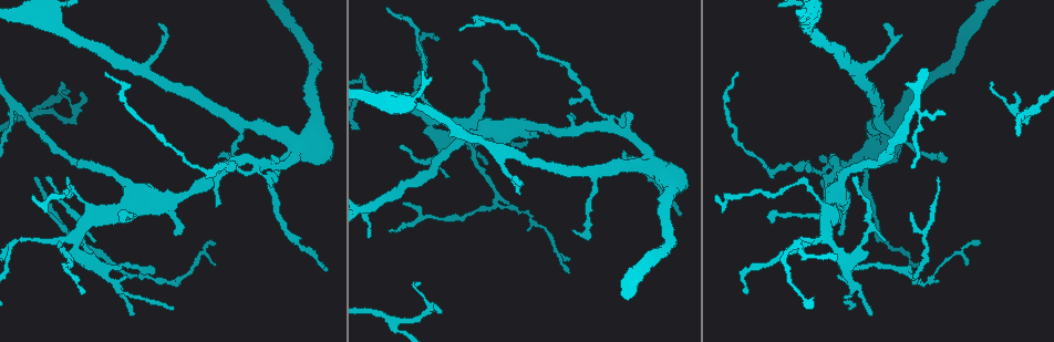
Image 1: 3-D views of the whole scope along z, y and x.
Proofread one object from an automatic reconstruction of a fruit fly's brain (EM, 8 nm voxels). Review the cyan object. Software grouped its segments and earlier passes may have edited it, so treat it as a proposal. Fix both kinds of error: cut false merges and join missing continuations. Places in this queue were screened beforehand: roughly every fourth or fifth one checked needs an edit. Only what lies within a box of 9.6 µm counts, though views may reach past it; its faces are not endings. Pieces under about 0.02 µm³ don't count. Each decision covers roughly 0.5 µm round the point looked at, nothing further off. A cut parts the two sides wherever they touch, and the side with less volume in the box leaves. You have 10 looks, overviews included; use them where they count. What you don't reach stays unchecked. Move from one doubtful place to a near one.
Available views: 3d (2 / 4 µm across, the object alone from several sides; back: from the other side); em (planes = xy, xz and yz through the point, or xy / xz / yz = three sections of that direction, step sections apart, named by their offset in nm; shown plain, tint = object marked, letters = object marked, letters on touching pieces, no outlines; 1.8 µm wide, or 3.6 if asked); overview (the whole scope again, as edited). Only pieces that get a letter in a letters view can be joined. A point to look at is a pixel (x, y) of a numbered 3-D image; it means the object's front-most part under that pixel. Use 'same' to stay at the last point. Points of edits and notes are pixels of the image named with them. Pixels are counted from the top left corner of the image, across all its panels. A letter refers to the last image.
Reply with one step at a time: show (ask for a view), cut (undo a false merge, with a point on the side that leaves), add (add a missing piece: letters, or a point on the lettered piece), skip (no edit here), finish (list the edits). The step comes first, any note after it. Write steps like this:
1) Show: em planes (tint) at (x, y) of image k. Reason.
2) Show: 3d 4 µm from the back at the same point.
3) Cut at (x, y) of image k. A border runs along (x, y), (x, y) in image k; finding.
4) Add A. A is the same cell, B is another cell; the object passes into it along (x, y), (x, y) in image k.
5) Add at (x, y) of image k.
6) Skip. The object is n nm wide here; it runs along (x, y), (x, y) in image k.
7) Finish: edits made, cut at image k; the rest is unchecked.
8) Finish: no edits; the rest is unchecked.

Show: em xy step 16 (letters) at (403, 202) of image 1. Thin end.

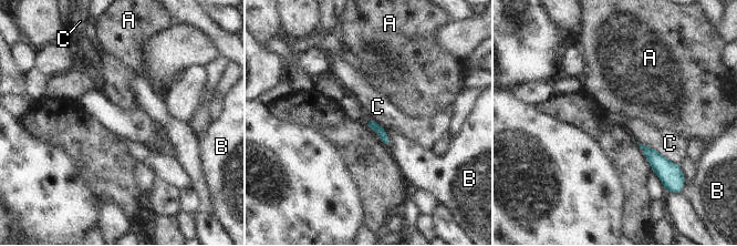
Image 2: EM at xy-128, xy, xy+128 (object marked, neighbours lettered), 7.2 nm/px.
Show: em planes (letters) at the same point.

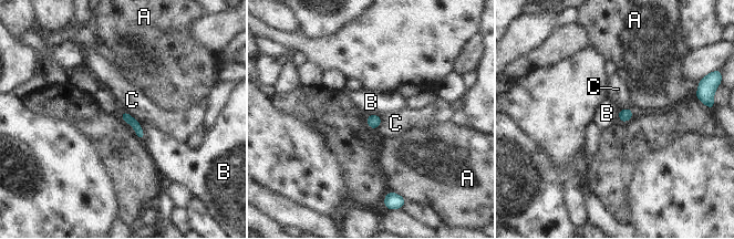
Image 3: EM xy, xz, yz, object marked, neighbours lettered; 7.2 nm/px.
Skip. A, B and C are other cells; a border runs along (135, 120), (140, 123), (143, 139) in image 3; no lettered piece goes on from it.

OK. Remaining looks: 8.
Show: 3d 4 µm at (649, 160) of image 1. Sudden change in width.

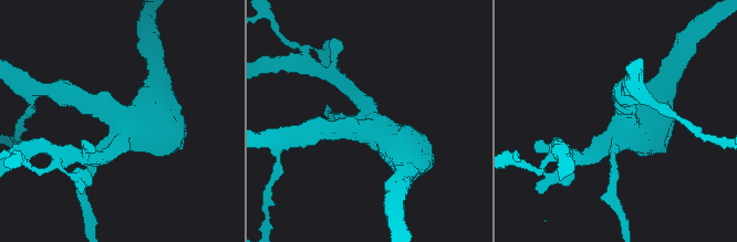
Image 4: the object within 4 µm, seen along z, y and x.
Show: em xy step 8 (tint) at (119, 138) of image 4.

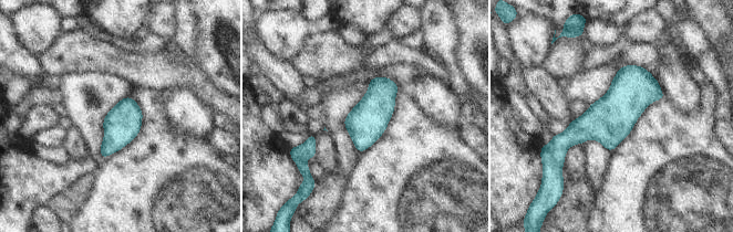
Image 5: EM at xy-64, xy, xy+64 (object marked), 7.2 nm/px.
Show: em xy step 8 (letters) at the same point.

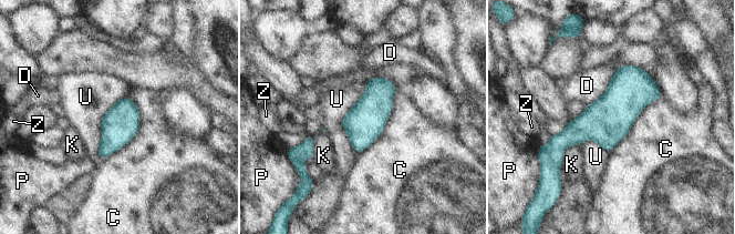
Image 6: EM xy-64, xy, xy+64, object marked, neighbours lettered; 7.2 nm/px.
Skip. The object is 260 nm wide here; C, D, K, P, U and Z are other cells; it runs along (652, 82), (555, 150) in image 6; all the same neuron.

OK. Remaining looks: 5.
Show: 3d 2 µm at (458, 28) of image 1. Long arm stops here.

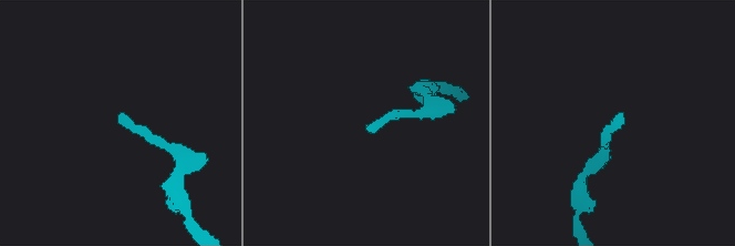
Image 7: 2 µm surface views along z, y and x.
Show: em xy step 4 (tint) at (621, 114) of image 7.

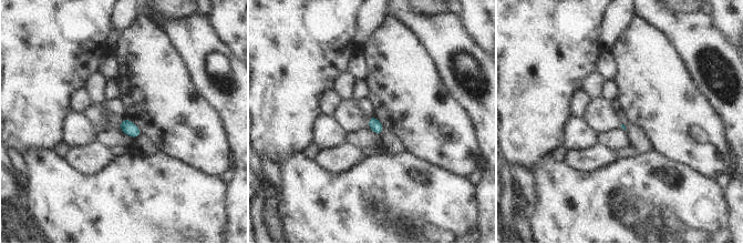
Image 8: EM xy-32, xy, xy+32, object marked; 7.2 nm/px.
Show: em planes (letters) at the same point. Another direction.

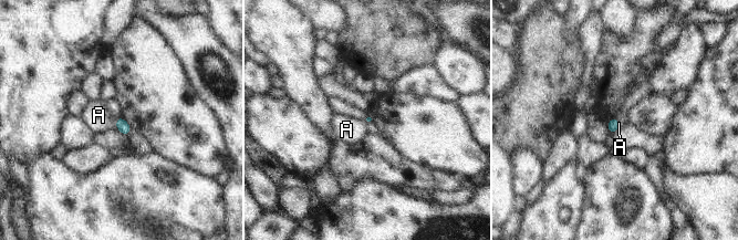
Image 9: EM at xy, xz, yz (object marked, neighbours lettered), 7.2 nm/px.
Add A. A is the same cell; the object passes into it along (122, 125), (116, 123), (99, 115) in image 9; the neuron continues.

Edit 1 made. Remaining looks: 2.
Finish: edits made, add at image 9; the rest is unchecked.

